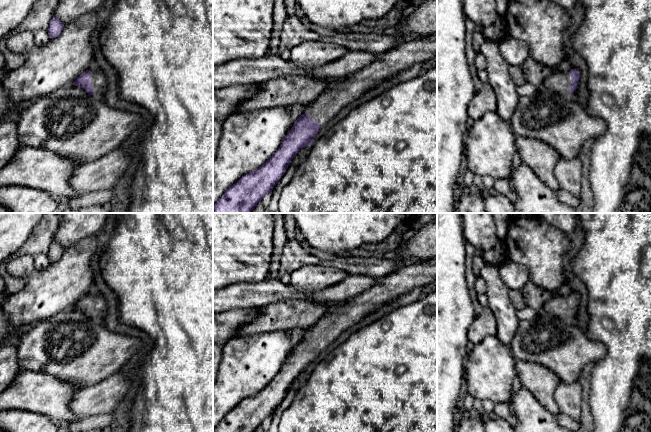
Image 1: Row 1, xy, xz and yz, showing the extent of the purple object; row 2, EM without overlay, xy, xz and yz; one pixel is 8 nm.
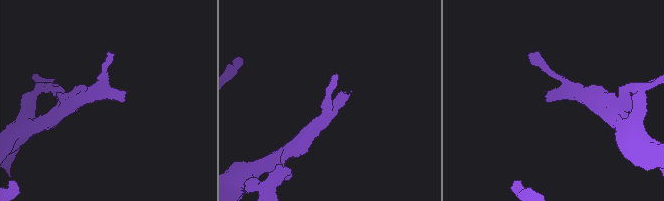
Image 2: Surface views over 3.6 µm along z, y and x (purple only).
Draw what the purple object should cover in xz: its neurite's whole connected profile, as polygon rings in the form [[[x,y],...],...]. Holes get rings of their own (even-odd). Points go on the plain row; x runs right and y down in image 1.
[[[437,257],[399,268],[379,279],[363,294],[336,303],[308,331],[308,336],[295,345],[278,374],[262,390],[226,413],[213,432],[254,432],[266,418],[271,417],[294,380],[309,371],[322,350],[345,330],[381,309],[386,302],[435,280]]]

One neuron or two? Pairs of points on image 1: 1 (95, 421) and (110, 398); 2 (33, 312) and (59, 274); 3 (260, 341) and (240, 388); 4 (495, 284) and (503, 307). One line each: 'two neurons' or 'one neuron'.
1: two neurons
2: one neuron
3: one neuron
4: one neuron

